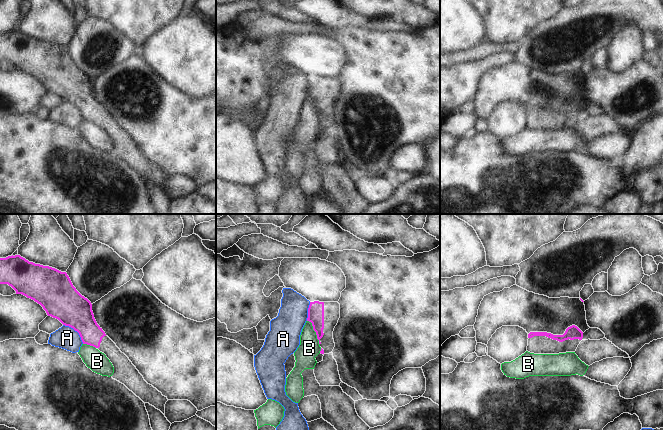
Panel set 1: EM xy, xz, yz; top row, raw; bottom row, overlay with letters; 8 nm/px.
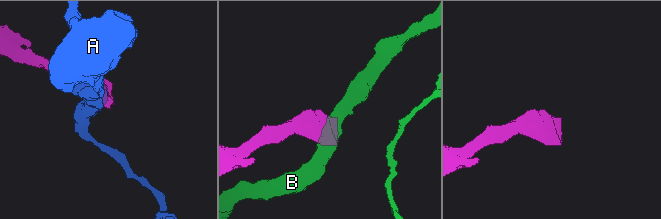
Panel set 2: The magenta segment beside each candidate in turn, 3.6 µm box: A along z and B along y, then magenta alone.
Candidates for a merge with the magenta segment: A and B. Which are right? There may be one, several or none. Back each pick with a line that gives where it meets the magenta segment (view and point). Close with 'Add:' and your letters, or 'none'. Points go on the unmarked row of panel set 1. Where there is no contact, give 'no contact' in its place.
Add: none

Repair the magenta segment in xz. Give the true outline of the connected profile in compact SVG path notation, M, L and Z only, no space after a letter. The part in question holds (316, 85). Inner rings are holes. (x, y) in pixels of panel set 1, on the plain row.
M310 78L307 97L312 99L321 123L321 130L332 129L335 119L333 107L340 94L338 78Z

